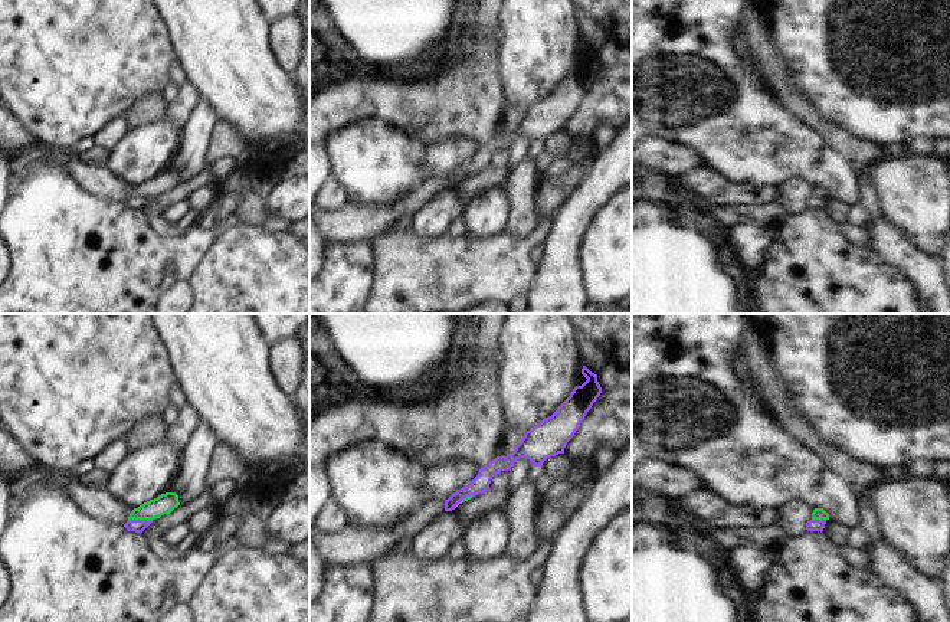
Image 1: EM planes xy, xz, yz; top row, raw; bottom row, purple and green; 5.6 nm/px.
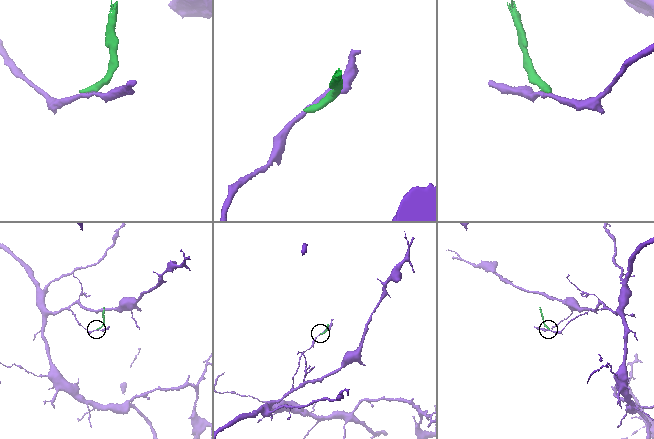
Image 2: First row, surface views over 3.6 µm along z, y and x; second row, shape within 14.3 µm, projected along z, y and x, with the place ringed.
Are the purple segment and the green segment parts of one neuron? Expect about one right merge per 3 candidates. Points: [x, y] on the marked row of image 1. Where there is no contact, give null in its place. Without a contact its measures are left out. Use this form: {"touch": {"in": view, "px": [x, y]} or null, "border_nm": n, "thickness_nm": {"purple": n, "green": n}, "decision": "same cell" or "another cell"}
{"touch": {"in": "xy", "px": [140, 520]}, "border_nm": 140, "thickness_nm": {"purple": 80, "green": 110}, "decision": "another cell"}

